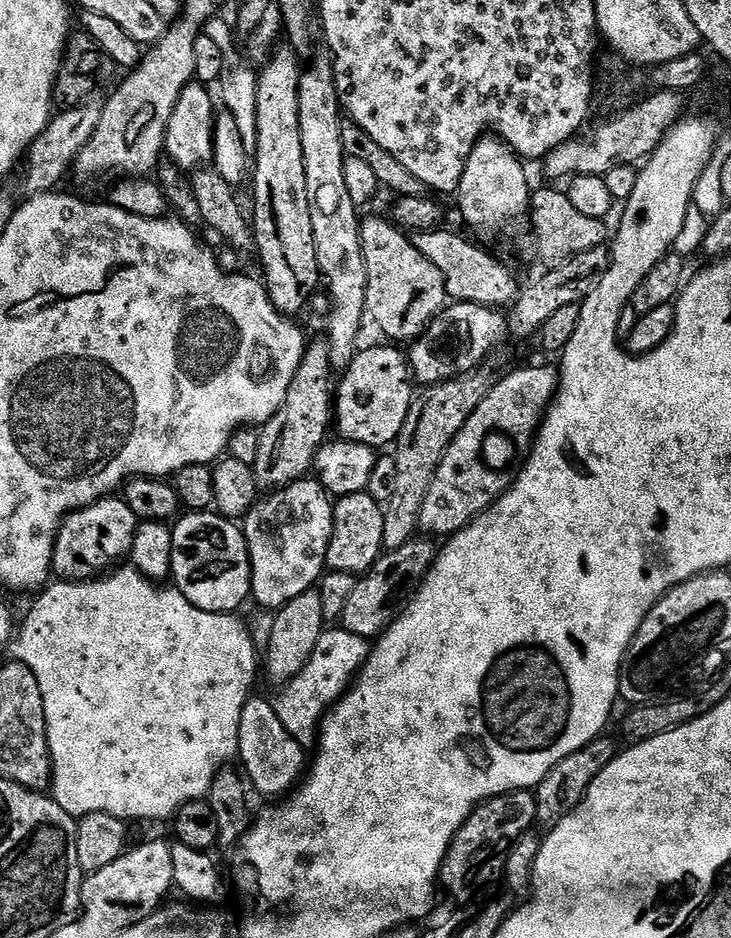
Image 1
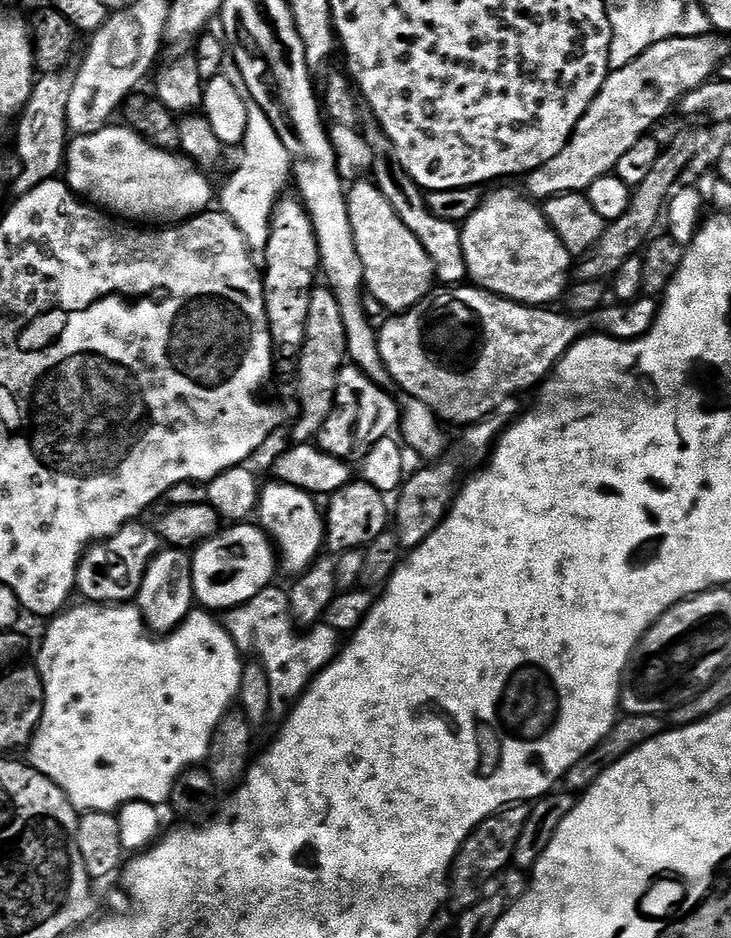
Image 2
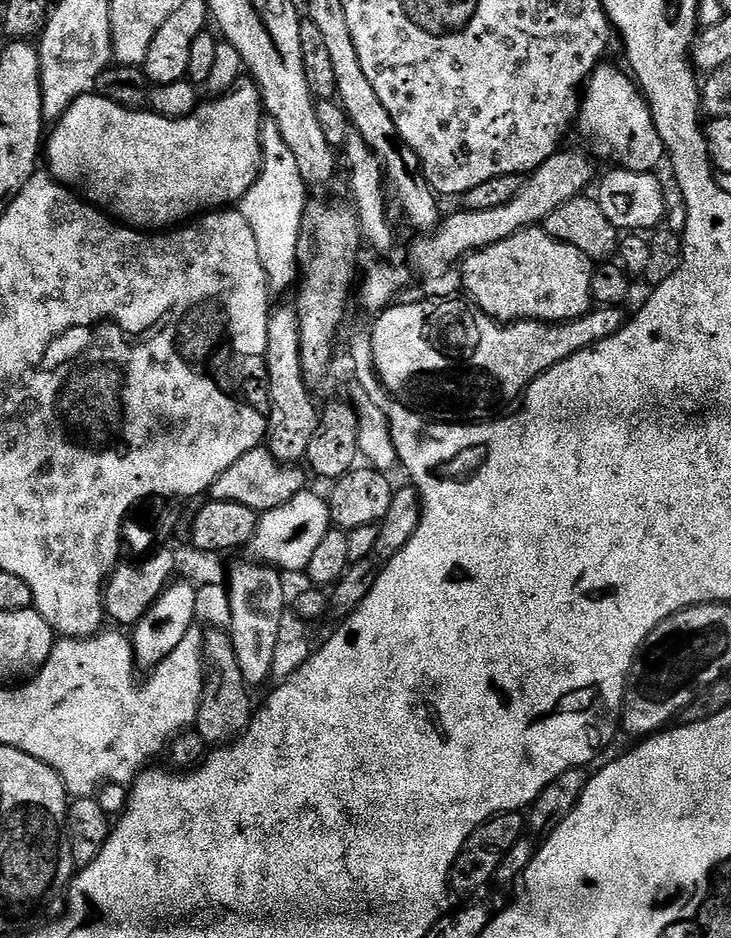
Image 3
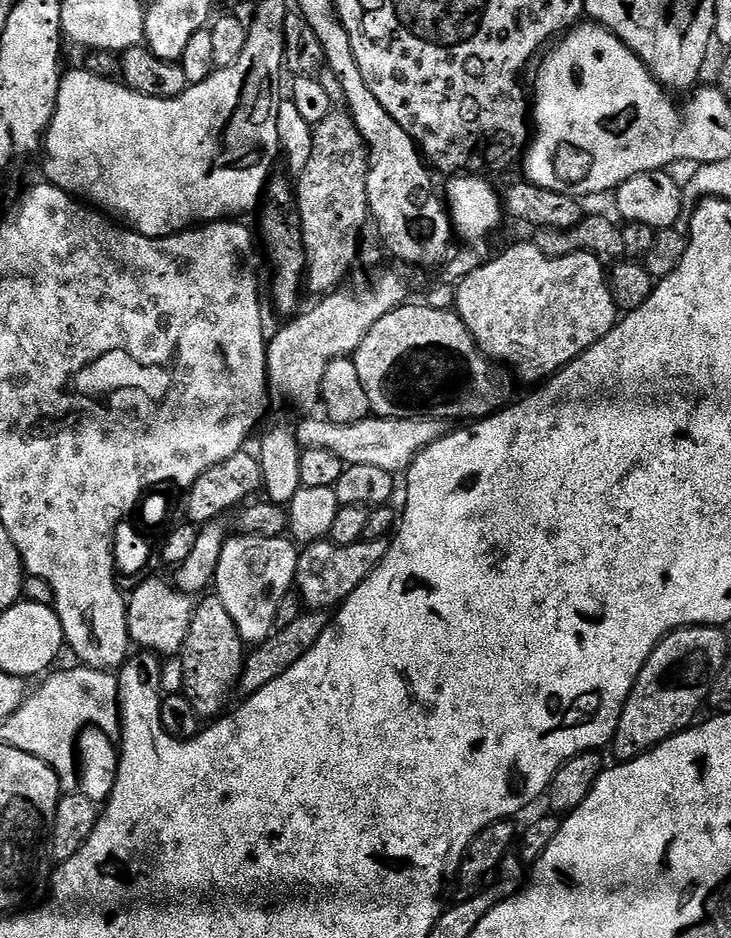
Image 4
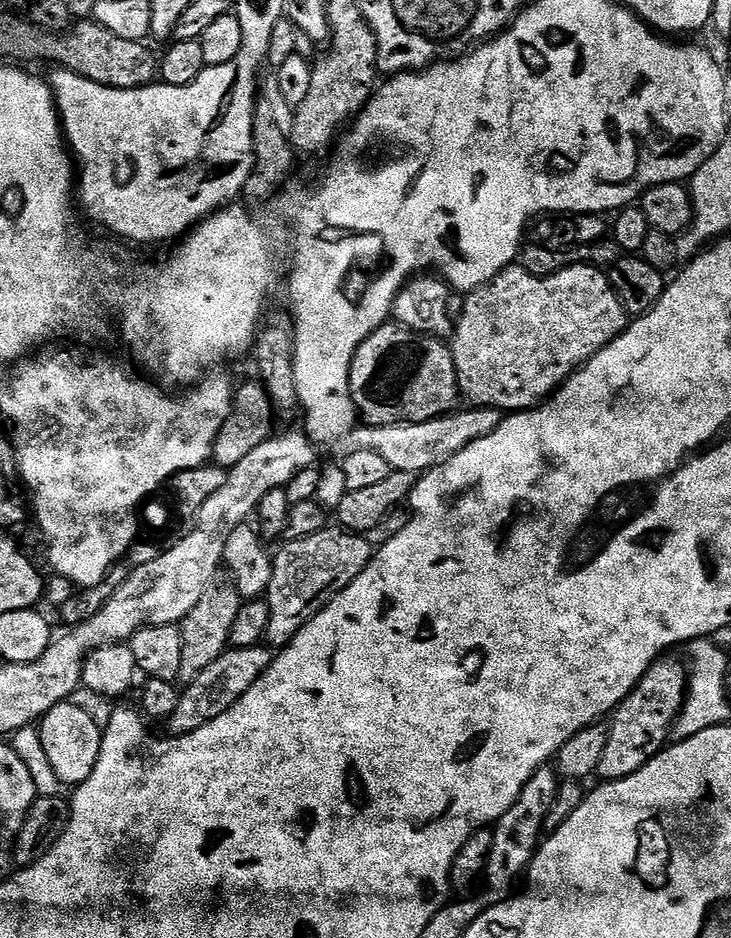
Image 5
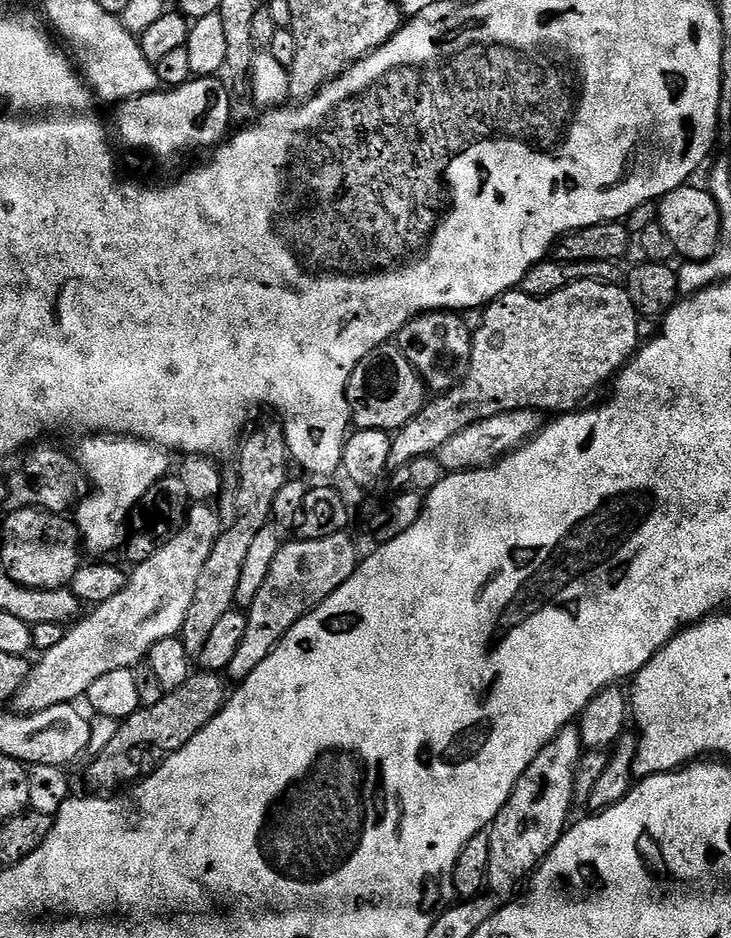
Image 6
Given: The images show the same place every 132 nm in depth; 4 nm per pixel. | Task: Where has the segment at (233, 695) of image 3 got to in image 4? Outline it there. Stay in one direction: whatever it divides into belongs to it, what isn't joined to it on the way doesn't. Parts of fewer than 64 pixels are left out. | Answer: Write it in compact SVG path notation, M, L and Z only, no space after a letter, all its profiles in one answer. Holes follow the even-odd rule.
M197 607L193 611L190 630L186 634L184 647L178 653L178 661L180 660L180 672L184 675L182 692L193 704L201 721L212 722L225 715L229 707L228 695L240 683L245 657L246 644L240 639L234 619L226 614L224 608Z

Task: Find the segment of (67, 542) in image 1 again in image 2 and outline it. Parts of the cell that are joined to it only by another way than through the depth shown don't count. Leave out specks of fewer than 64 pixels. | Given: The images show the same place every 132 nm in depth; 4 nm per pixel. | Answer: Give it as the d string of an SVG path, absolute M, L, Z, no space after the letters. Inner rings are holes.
M133 522L122 526L113 536L107 536L104 540L98 540L89 547L80 564L76 568L76 592L85 601L94 604L126 604L135 601L138 590L142 586L142 578L146 578L146 566L156 557L162 547L162 541L155 527L148 528L144 522Z

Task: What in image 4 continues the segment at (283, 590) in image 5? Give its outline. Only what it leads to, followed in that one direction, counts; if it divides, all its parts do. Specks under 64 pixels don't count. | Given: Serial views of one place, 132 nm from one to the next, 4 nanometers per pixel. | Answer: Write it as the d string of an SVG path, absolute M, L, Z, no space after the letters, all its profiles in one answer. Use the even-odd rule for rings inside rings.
M331 539L314 540L303 545L297 558L295 591L300 591L309 609L332 610L372 573L386 558L389 541L360 540L356 544L333 544Z

